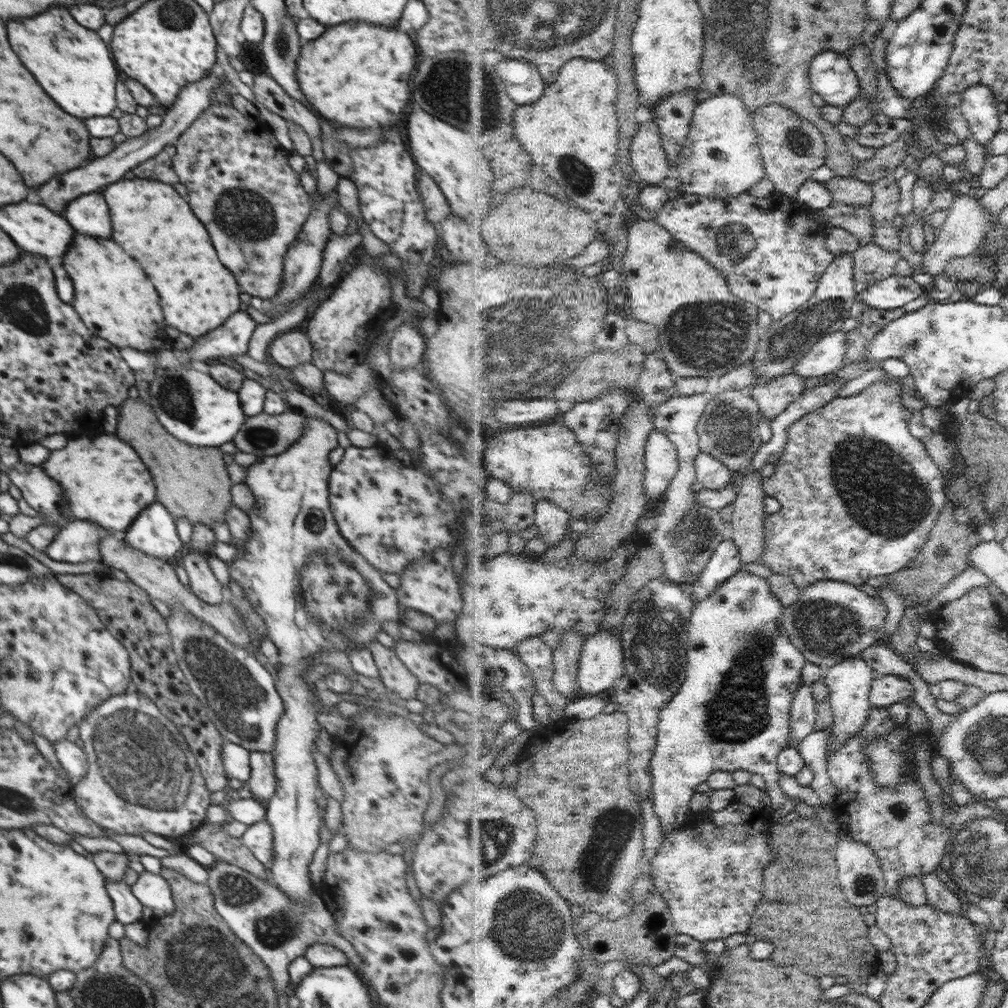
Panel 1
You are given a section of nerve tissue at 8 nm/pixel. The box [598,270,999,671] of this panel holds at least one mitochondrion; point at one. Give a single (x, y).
(893, 506)

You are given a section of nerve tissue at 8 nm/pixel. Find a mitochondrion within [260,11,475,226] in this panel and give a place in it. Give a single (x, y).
(279, 44)

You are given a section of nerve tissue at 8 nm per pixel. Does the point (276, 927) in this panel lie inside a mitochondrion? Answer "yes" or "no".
yes

